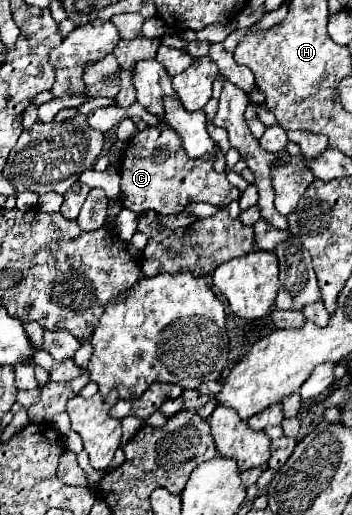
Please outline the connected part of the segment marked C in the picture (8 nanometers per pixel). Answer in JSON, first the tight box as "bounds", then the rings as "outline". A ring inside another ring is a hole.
{"bounds":[119,123,241,215],"outline":[[[167,123],[149,125],[127,143],[119,173],[123,207],[135,213],[153,209],[161,215],[175,215],[181,213],[183,207],[191,201],[223,207],[241,195],[235,187],[229,185],[225,173],[213,171],[211,159],[189,159],[181,147],[179,135],[167,127]]]}

